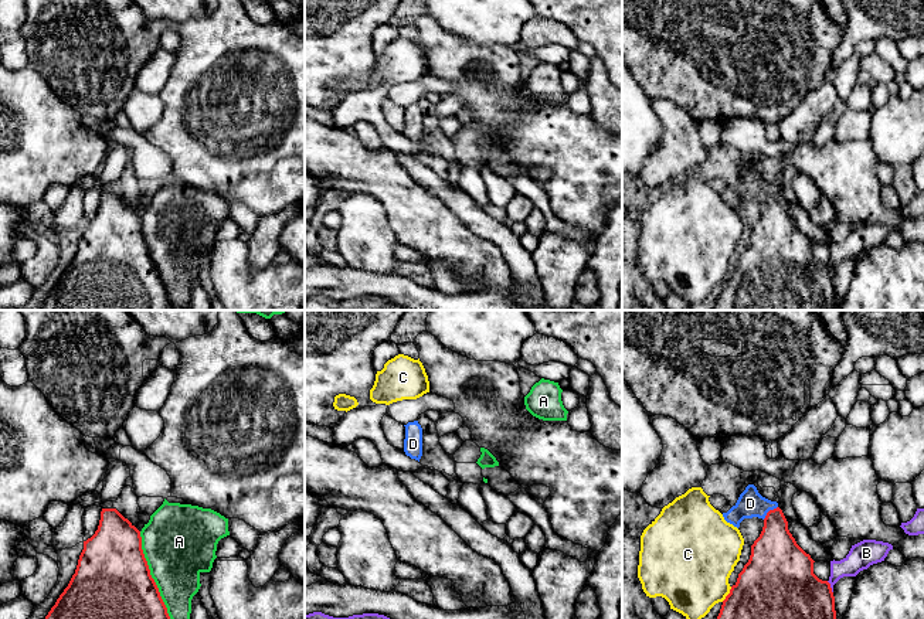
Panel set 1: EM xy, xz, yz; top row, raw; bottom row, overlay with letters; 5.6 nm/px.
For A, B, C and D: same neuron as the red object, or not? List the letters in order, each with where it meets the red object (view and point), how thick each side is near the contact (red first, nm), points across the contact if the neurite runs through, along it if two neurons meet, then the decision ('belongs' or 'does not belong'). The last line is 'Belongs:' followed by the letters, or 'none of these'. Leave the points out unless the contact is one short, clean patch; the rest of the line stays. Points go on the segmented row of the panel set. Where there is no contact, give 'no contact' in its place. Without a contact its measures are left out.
A: meets red in xy at (150, 575); 440 nm thick on the red side, 420 nm on the other; does not belong
B: meets red in yz at (829, 587); 360 nm thick on the red side, 150 nm on the other; does not belong
C: meets red in yz at (729, 594); 380 nm thick on the red side, 420 nm on the other; border along yz (731, 587), (722, 601); does not belong
D: meets red in yz at (768, 512); 280 nm thick on the red side, 150 nm on the other; runs through yz (775, 554), (775, 523), (768, 512), (750, 503); belongs
Belongs: D

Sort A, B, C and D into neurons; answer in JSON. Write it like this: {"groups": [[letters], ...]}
{"groups": [["A"], ["B"], ["C"], ["D"]]}

